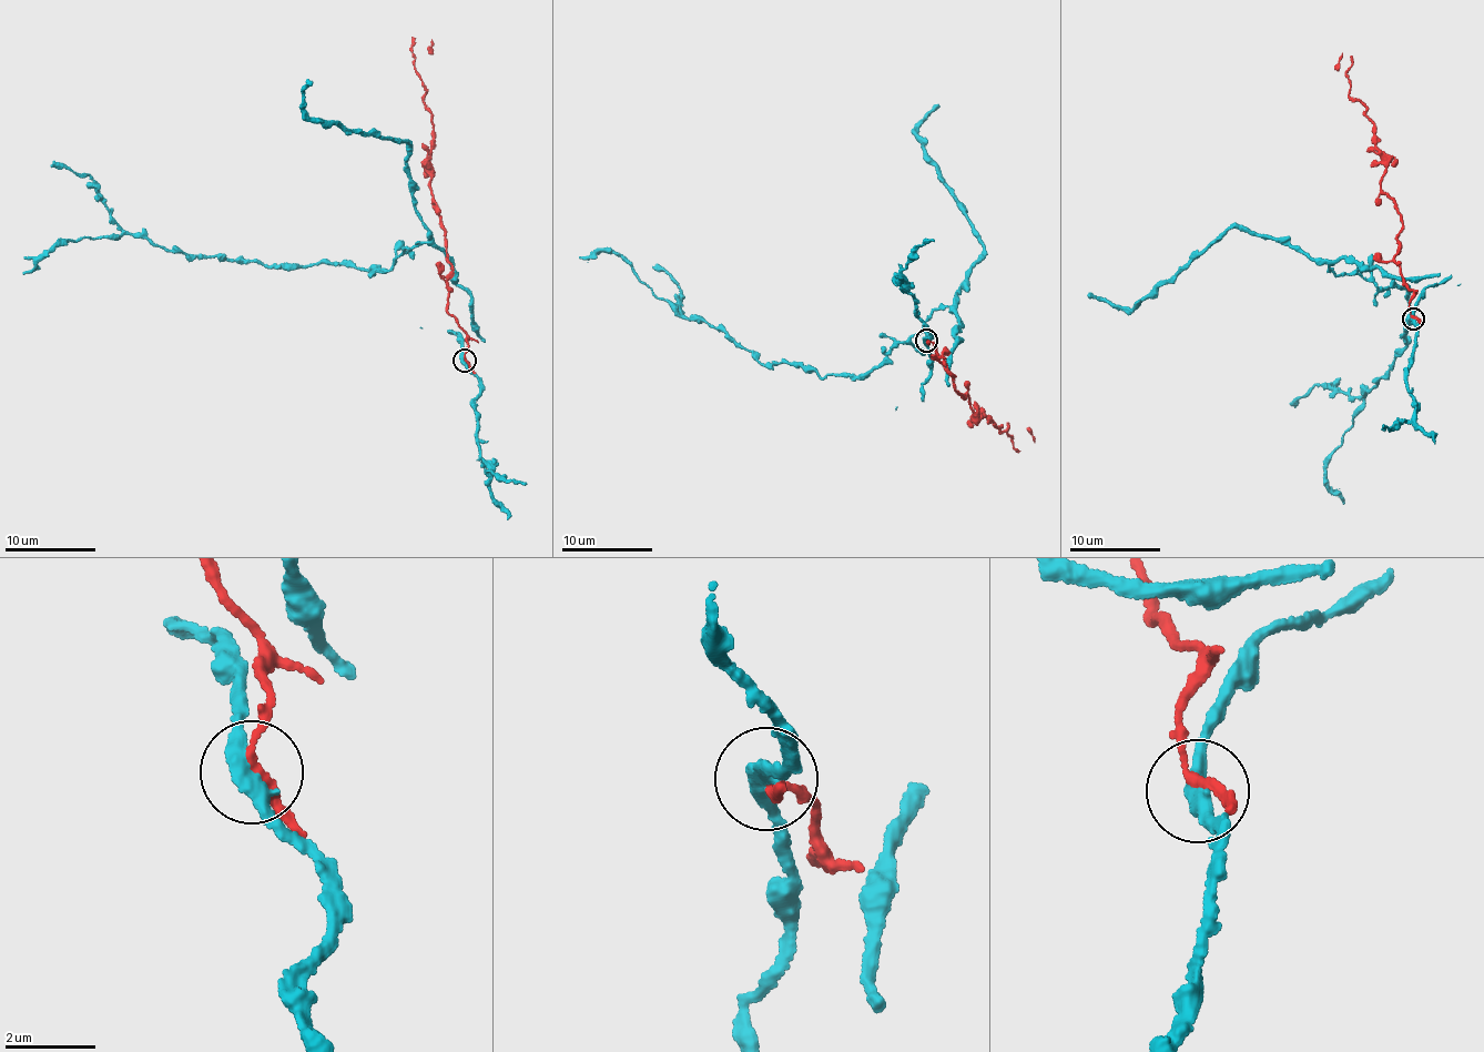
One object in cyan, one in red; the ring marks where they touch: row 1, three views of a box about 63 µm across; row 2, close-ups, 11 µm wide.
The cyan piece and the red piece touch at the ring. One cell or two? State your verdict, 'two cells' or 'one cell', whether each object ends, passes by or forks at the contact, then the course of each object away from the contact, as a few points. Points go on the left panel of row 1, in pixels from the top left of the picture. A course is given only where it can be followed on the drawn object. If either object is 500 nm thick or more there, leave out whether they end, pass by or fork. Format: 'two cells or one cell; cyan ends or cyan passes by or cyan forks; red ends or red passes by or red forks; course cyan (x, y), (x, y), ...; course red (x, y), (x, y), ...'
two cells; cyan passes by; red passes by; course cyan (464, 361), (468, 294), (446, 256), (424, 244), (382, 272), (239, 263), (123, 232), (54, 245), (22, 274); course red (464, 361), (466, 332), (448, 311), (450, 262), (430, 194), (433, 125), (415, 61), (429, 52), (430, 40)

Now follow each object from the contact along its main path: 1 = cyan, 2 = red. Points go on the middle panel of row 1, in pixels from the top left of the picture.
1: (925, 341), (945, 364), (957, 314), (934, 309), (857, 376), (766, 366), (682, 315), (620, 256), (579, 258)
2: (925, 341), (977, 420), (986, 416), (1000, 432), (1007, 425), (1009, 436), (1028, 432), (1034, 442)

